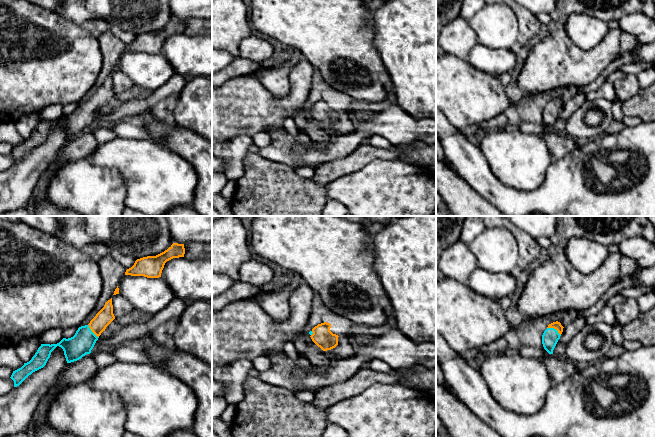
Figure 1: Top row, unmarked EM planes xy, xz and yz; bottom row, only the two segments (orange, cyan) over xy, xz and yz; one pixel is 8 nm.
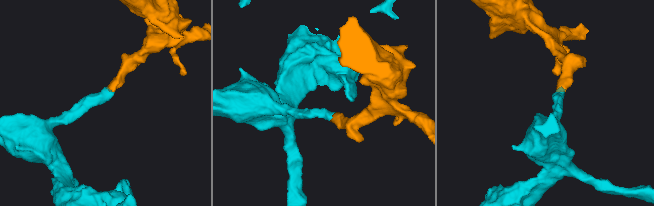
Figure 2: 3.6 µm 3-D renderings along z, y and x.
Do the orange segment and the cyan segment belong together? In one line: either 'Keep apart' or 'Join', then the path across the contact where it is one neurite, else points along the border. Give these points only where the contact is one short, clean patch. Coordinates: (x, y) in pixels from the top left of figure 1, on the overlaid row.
Join. Path across: yz (556, 325), (554, 328), (550, 337)

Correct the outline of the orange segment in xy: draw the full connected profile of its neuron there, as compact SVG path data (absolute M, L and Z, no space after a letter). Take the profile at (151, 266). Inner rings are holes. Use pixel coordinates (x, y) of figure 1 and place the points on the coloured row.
M173 243L167 250L156 256L137 259L134 265L126 270L125 275L159 278L167 261L184 257L184 254L184 244Z

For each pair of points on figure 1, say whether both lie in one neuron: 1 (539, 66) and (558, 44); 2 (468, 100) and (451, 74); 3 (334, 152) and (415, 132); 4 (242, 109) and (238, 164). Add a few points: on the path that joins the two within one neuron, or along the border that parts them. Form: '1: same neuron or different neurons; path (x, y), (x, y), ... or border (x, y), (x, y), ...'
1: same neuron; path (544, 61), (554, 49)
2: same neuron; path (462, 94), (451, 83), (451, 80)
3: same neuron; path (354, 139), (367, 128), (395, 128)
4: different neurons; border (251, 136), (237, 135), (222, 142)

